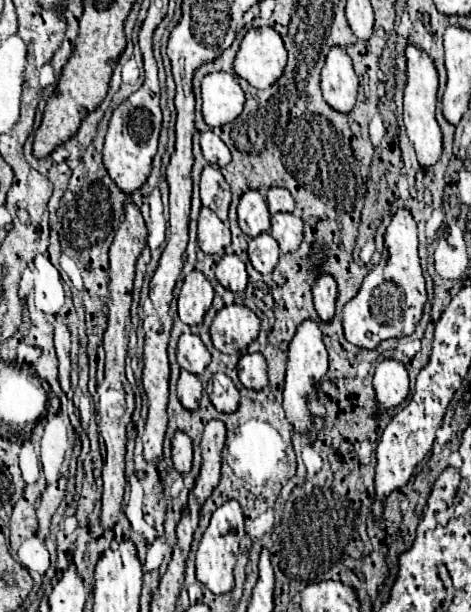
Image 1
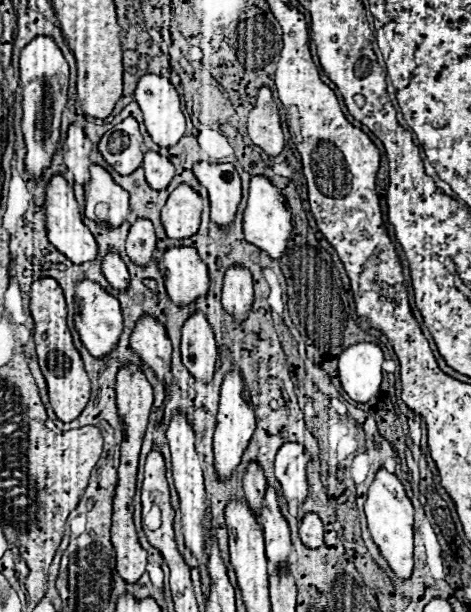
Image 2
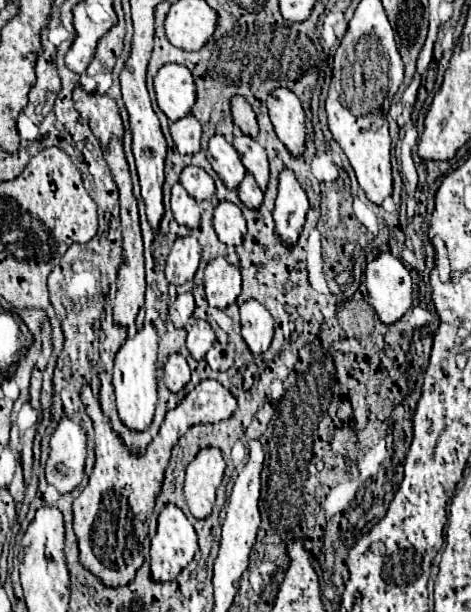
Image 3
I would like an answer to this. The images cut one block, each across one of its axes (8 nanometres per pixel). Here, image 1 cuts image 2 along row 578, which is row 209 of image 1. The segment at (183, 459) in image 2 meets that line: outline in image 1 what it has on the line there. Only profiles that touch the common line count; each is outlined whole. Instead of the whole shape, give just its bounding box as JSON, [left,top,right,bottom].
[198,208,230,254]

